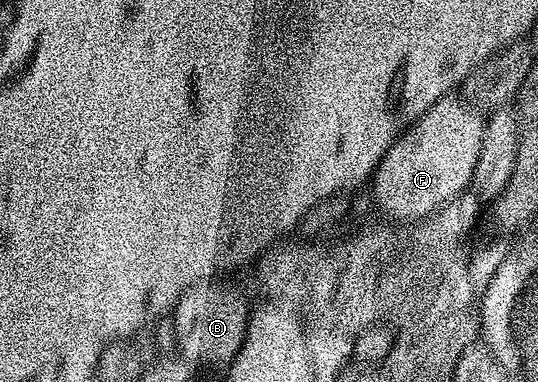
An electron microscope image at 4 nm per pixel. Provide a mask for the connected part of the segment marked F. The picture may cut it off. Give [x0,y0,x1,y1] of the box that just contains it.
[372,97,483,223]

